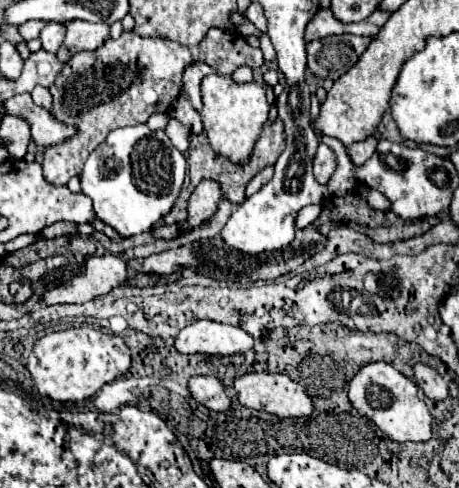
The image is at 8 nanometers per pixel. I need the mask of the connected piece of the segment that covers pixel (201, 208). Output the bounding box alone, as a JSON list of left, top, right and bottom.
[184,181,222,231]

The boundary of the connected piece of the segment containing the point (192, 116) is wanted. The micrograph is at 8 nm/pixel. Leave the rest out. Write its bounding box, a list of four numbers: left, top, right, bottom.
[169,94,203,135]

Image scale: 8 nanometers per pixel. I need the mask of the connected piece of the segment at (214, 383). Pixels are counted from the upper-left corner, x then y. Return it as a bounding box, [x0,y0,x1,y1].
[188,377,230,411]

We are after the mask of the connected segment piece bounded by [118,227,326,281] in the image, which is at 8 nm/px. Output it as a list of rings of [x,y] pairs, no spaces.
[[[306,227],[306,229],[298,229],[294,241],[286,247],[280,249],[276,253],[264,253],[264,255],[246,255],[246,253],[236,253],[236,249],[228,249],[228,245],[224,241],[220,241],[218,237],[212,239],[200,239],[194,241],[190,245],[184,247],[176,247],[176,249],[168,249],[156,255],[148,255],[144,259],[136,259],[130,257],[128,253],[118,253],[118,257],[122,257],[128,265],[128,269],[134,269],[138,273],[156,273],[156,275],[170,275],[176,273],[176,269],[192,269],[194,273],[212,277],[212,279],[224,279],[224,281],[254,281],[254,279],[276,279],[280,275],[286,275],[290,271],[294,271],[296,267],[300,267],[306,259],[310,259],[314,253],[318,253],[326,243],[326,237],[314,229],[314,227]]]

